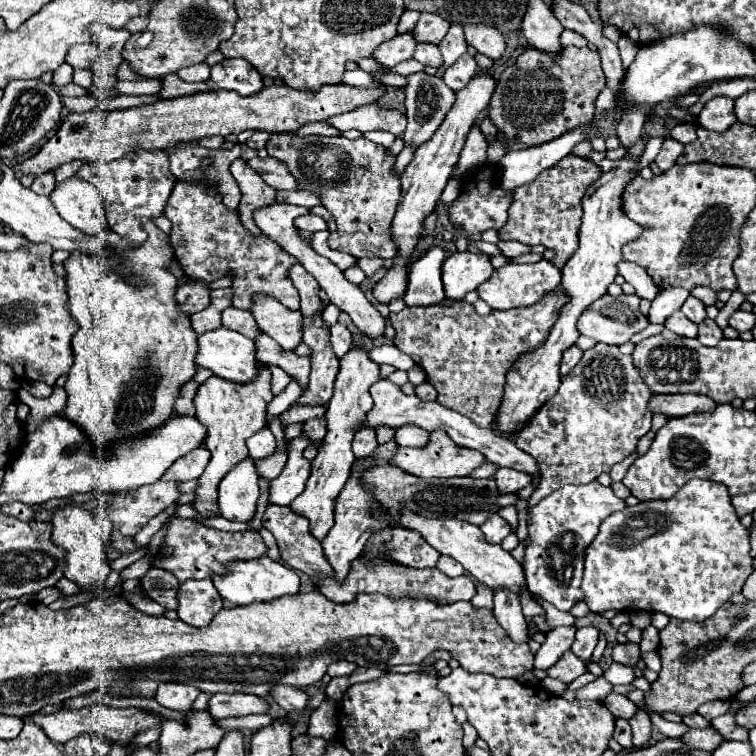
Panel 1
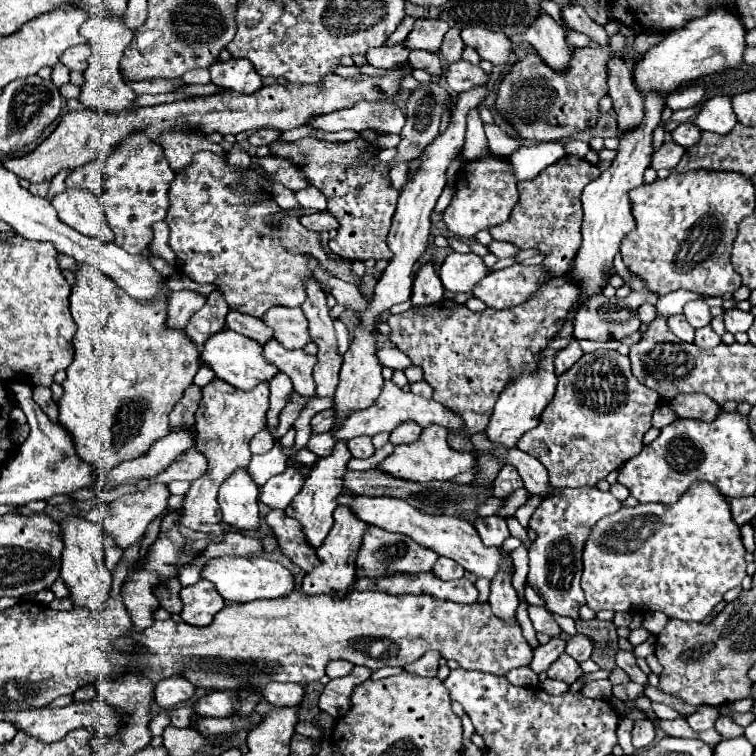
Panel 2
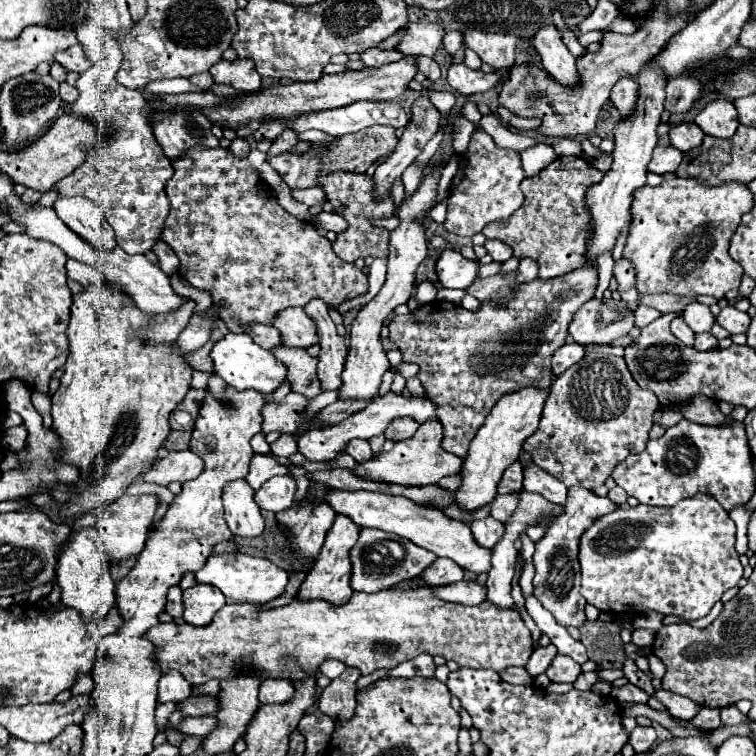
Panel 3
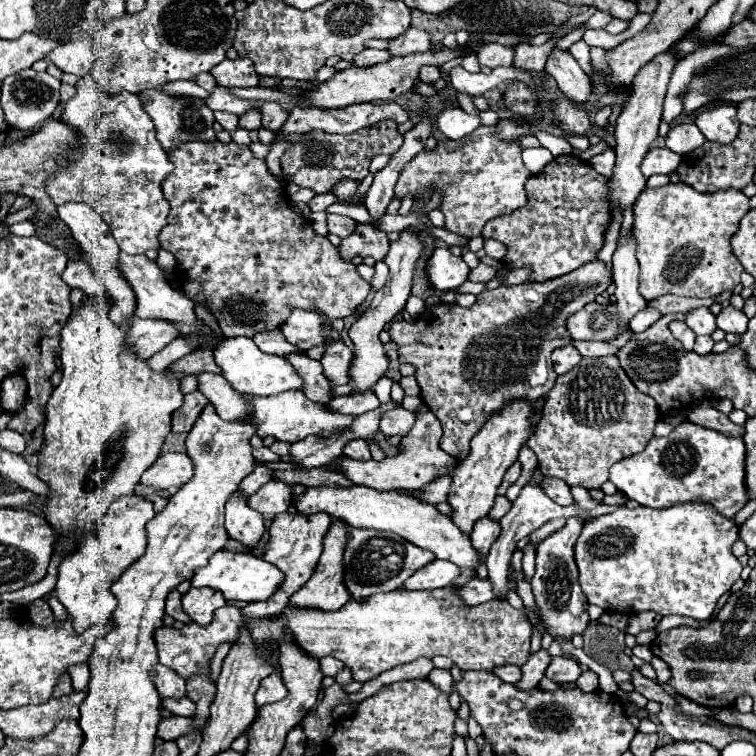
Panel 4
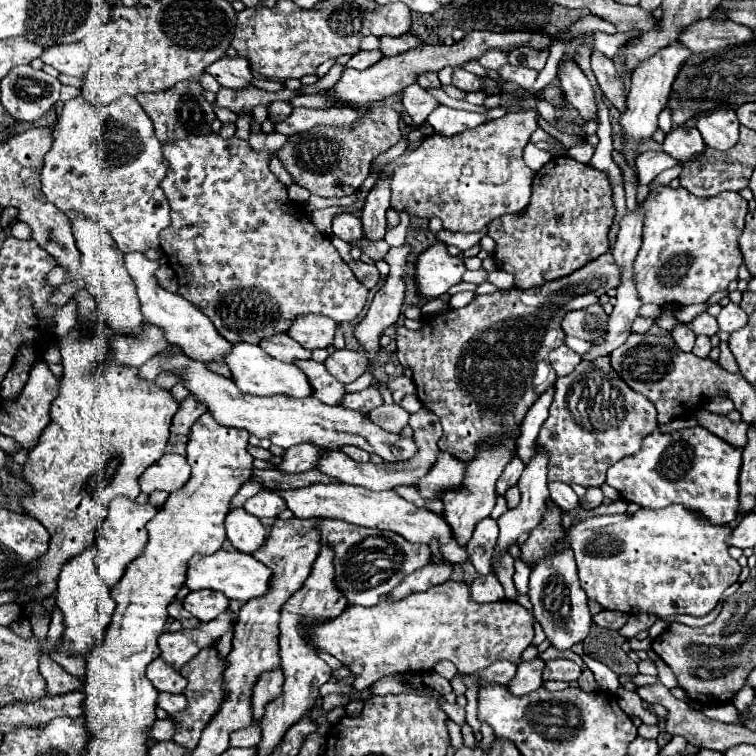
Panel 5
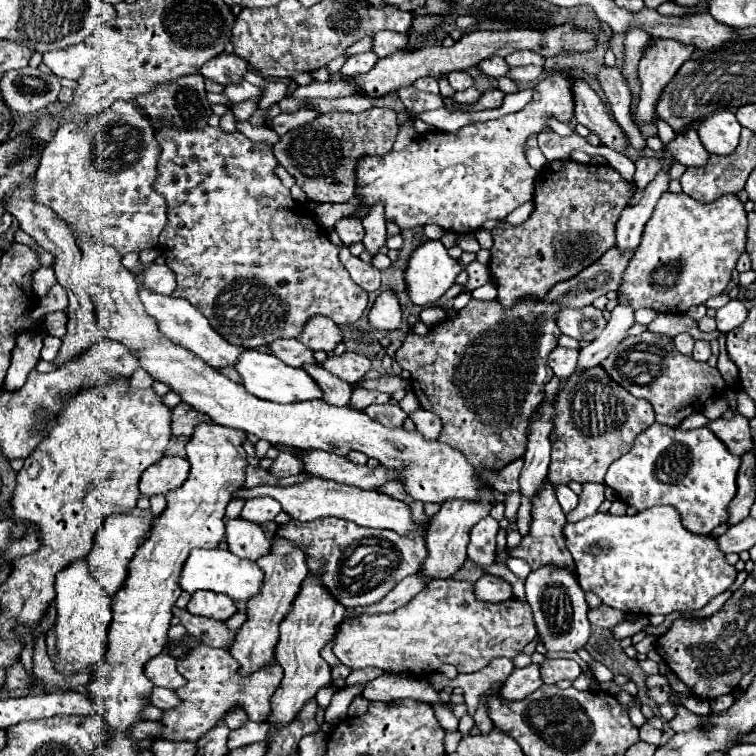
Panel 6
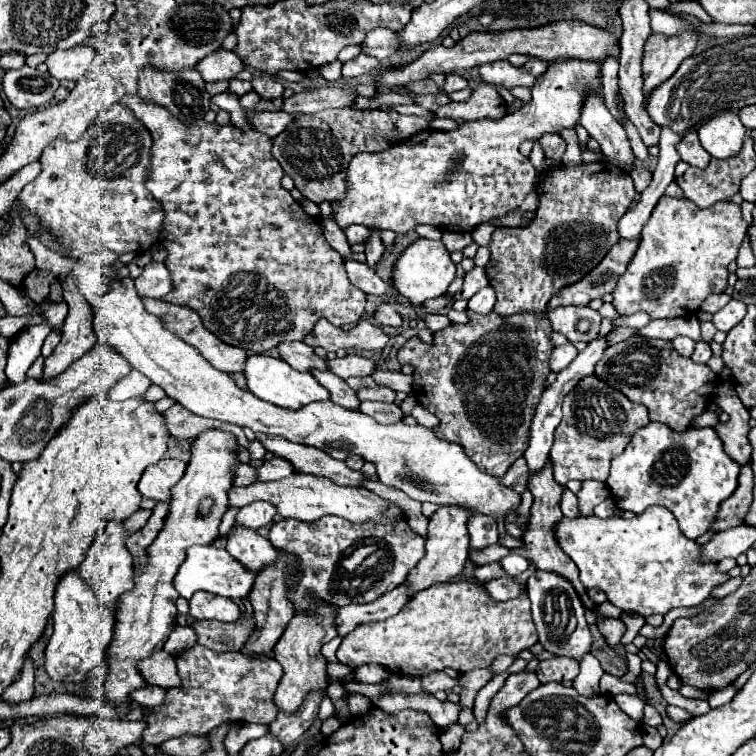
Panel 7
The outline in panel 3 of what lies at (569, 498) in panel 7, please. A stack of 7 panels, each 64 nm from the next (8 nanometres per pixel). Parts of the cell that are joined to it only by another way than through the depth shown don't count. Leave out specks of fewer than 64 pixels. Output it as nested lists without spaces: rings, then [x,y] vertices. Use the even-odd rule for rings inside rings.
[[[534,462],[524,466],[524,490],[536,492],[554,504],[564,504],[566,492],[568,492],[568,488],[560,480],[556,480],[552,474],[544,472]]]

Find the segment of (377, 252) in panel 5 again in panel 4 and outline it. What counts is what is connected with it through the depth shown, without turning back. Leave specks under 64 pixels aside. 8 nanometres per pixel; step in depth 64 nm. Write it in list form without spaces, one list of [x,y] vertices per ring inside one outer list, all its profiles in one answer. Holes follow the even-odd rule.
[[[356,224],[356,230],[342,238],[340,246],[338,246],[338,252],[340,252],[340,258],[342,260],[352,260],[354,256],[372,256],[374,260],[384,260],[386,254],[388,254],[388,236],[370,226],[370,224]]]

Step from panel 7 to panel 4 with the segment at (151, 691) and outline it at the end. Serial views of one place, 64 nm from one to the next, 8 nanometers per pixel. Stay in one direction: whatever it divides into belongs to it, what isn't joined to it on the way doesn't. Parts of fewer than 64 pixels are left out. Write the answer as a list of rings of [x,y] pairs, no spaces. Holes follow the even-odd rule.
[[[166,698],[166,700],[162,700],[162,706],[166,710],[170,710],[174,716],[194,716],[196,714],[196,704],[188,698],[182,698],[182,700]]]

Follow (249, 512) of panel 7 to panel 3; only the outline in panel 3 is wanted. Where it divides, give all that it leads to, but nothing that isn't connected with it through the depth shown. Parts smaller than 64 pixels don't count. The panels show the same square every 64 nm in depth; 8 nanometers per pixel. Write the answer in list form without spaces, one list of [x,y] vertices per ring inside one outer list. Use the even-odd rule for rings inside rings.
[[[284,474],[264,482],[262,488],[256,492],[254,500],[262,510],[278,514],[292,506],[294,494],[296,494],[296,480],[292,474]]]

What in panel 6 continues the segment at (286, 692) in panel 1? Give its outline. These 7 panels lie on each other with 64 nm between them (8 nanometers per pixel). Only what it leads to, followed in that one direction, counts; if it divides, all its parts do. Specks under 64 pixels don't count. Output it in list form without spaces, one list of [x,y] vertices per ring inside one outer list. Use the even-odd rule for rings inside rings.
[[[204,644],[200,648],[194,648],[186,656],[186,660],[180,660],[178,672],[188,680],[188,684],[184,688],[176,690],[176,694],[182,700],[180,708],[176,706],[176,708],[164,712],[164,716],[160,720],[164,724],[164,732],[160,738],[198,742],[200,736],[204,732],[208,732],[208,728],[212,728],[228,710],[232,710],[236,706],[242,706],[252,722],[264,722],[266,704],[268,704],[268,712],[270,712],[270,698],[276,692],[276,688],[280,686],[282,668],[280,668],[280,664],[270,664],[270,666],[254,672],[252,676],[242,678],[236,674],[236,666],[238,666],[238,662],[230,656],[228,650],[210,648]]]

